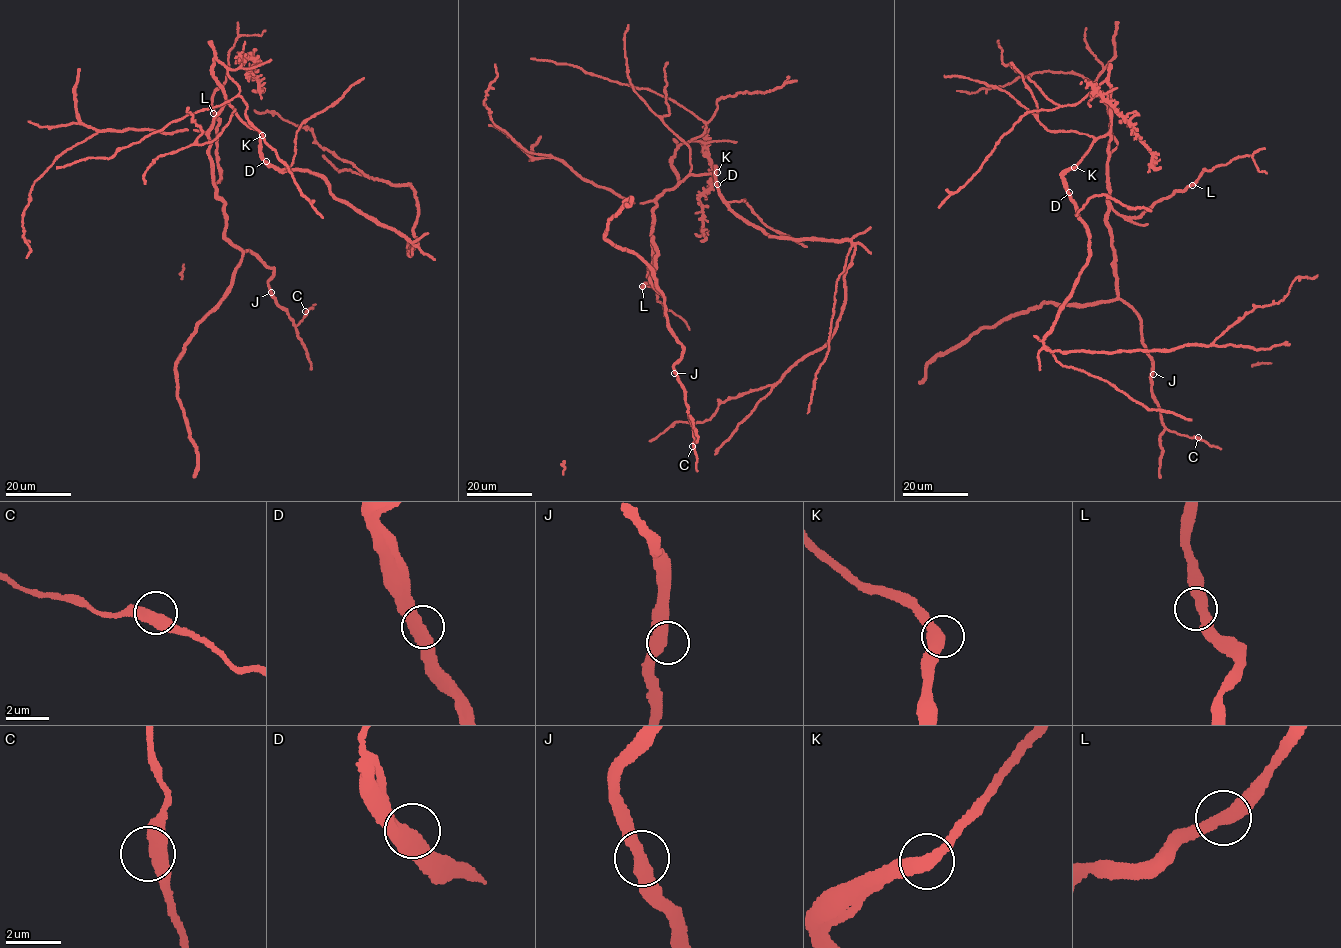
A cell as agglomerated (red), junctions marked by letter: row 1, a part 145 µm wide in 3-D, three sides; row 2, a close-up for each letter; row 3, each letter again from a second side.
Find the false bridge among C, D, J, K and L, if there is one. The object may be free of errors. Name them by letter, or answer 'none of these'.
none of these

